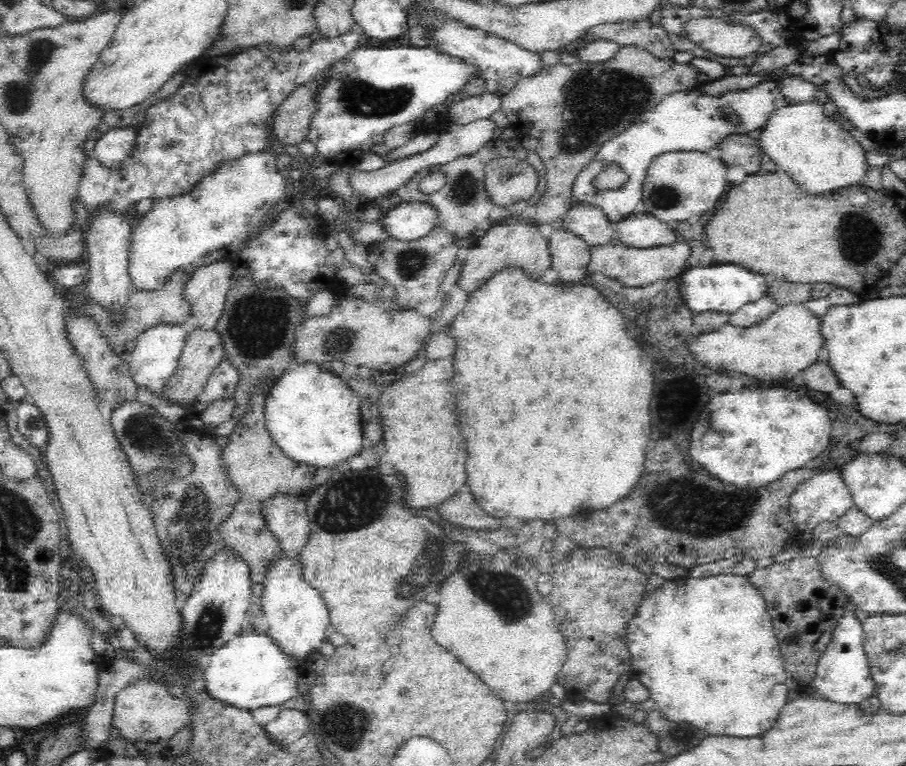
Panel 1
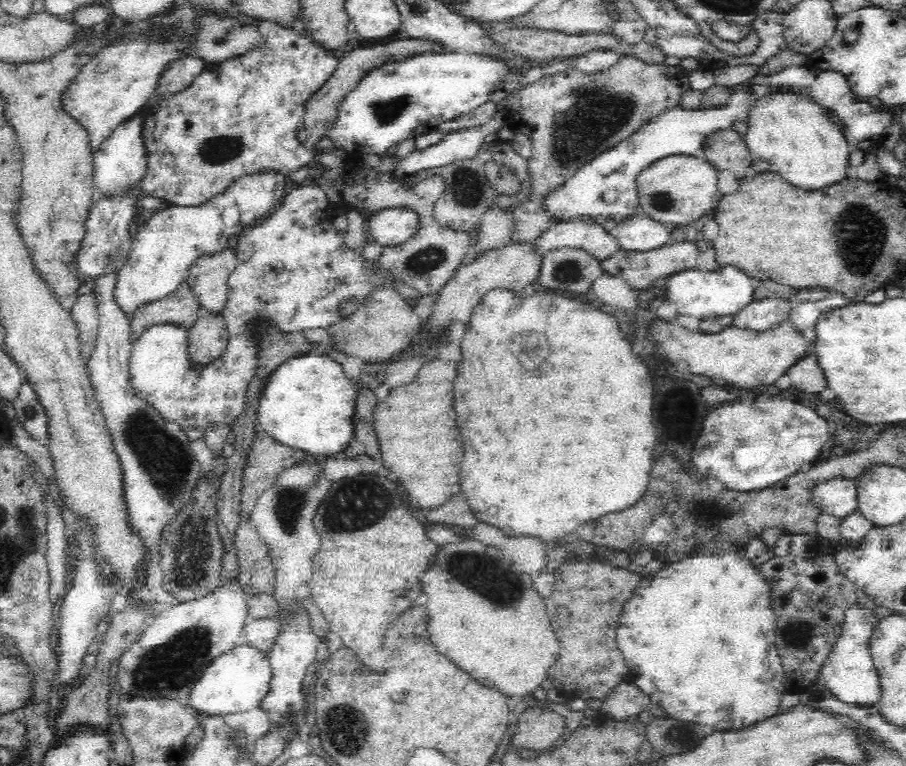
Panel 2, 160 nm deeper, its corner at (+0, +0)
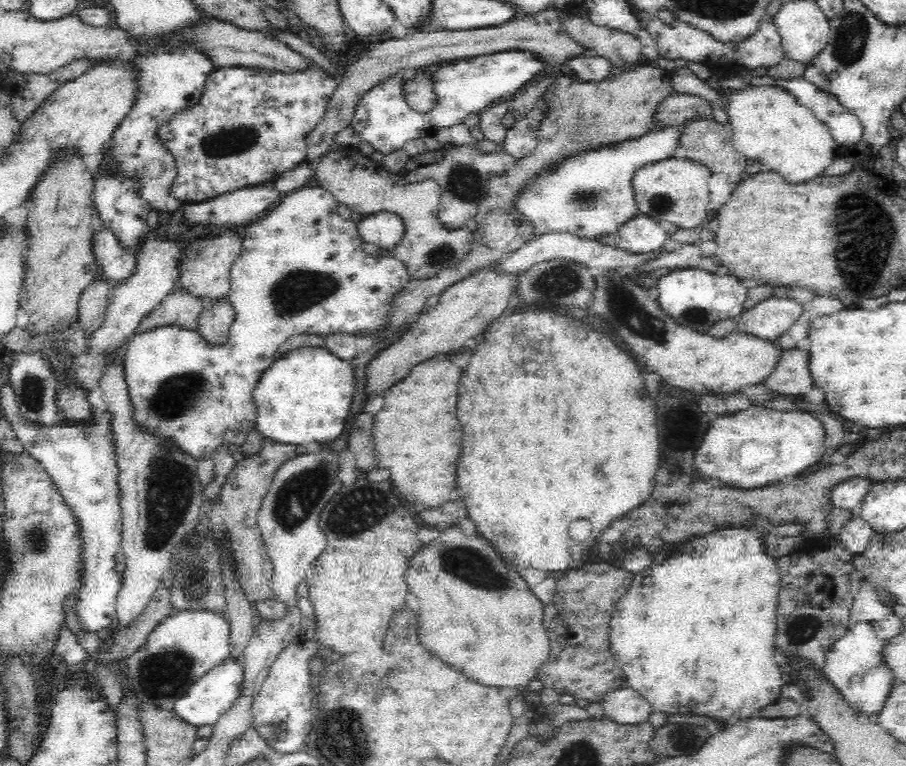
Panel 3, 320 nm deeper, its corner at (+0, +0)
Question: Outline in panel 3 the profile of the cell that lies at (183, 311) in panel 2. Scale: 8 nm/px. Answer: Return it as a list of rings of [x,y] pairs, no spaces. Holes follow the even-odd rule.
[[[179,286],[141,318],[133,334],[142,334],[144,331],[161,326],[179,326],[195,330],[202,311],[201,299],[192,296],[186,288]]]

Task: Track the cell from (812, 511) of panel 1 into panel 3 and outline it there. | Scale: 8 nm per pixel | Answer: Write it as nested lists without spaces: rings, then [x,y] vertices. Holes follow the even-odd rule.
[[[855,477],[846,482],[833,486],[829,496],[829,507],[845,509],[849,513],[856,513],[858,506],[866,494],[871,481],[869,479]]]

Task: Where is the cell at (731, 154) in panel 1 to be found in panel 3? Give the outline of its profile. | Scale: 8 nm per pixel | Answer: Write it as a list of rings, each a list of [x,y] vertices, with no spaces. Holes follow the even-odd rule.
[[[714,118],[693,119],[684,125],[682,132],[683,148],[688,152],[686,159],[694,160],[709,168],[711,173],[725,172],[732,183],[740,183],[741,176],[745,176],[747,159],[732,145],[732,125],[723,125]]]

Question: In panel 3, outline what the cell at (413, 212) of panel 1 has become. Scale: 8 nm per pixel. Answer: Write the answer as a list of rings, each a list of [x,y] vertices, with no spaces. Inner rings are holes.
[[[385,211],[362,219],[357,224],[357,231],[364,242],[392,250],[404,238],[406,225],[400,216]]]

